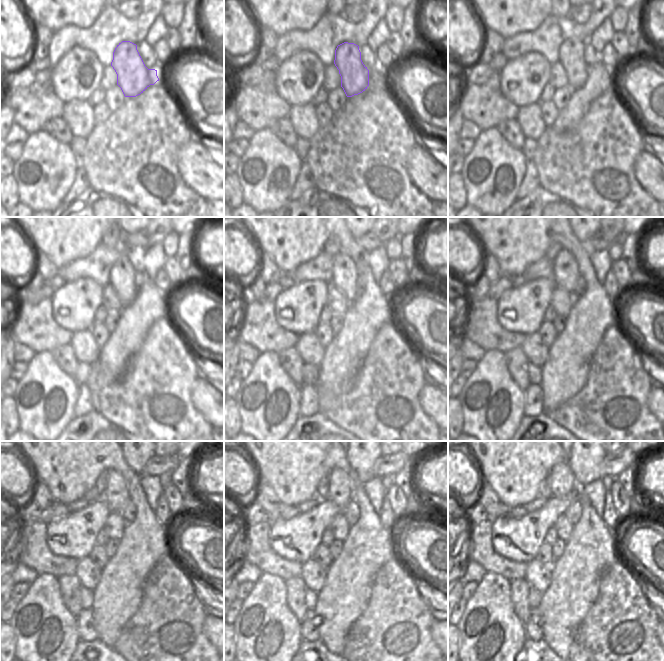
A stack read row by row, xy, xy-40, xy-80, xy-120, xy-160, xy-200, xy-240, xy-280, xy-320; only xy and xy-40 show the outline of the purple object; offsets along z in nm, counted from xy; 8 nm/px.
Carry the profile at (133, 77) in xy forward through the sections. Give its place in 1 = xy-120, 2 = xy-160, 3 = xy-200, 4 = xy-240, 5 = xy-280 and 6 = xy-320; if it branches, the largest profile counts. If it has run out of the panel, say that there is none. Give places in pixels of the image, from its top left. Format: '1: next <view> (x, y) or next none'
1: next xy-120 (122, 274)
2: next xy-160 (344, 277)
3: next xy-200 (565, 270)
4: next xy-240 (116, 495)
5: next xy-280 (339, 482)
6: next xy-320 (561, 480)

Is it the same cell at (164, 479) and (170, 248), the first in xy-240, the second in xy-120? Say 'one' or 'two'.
one

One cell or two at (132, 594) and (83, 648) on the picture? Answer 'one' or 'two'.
two

